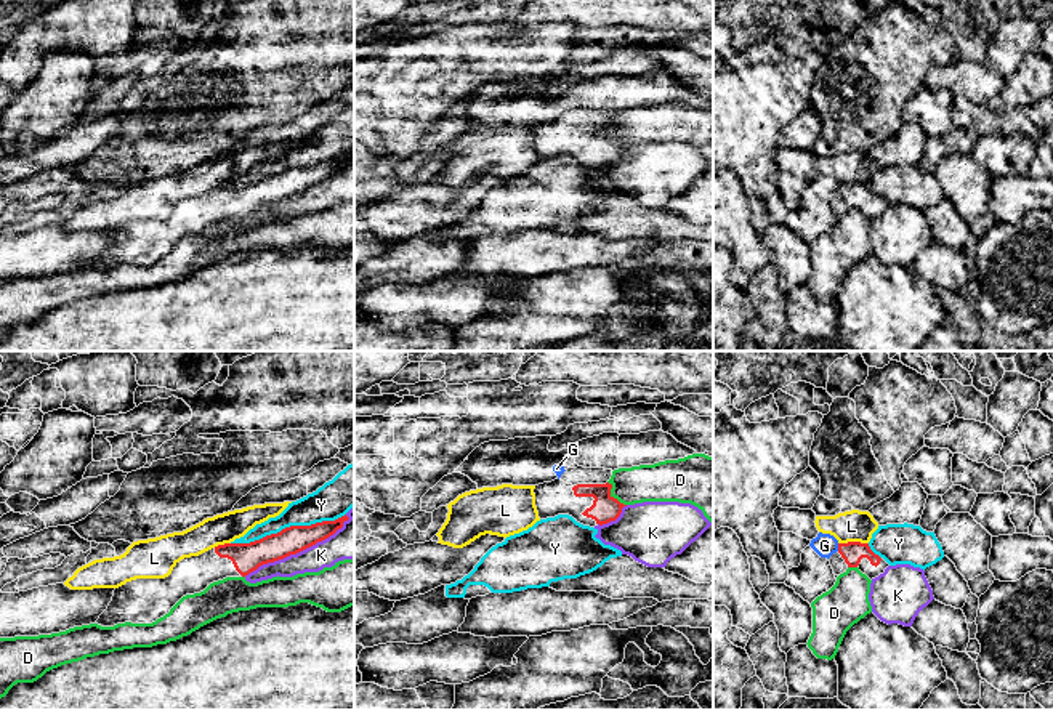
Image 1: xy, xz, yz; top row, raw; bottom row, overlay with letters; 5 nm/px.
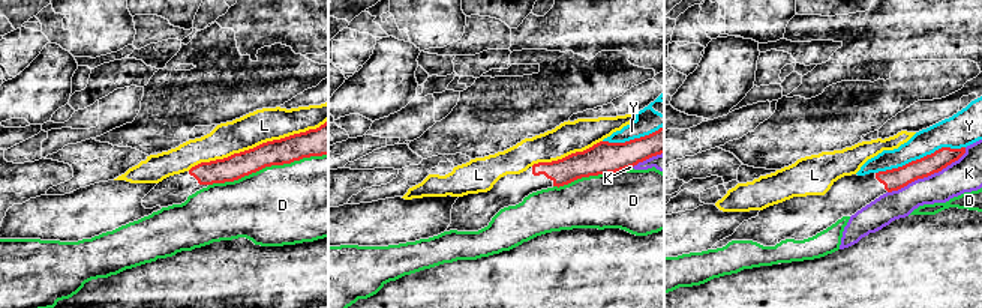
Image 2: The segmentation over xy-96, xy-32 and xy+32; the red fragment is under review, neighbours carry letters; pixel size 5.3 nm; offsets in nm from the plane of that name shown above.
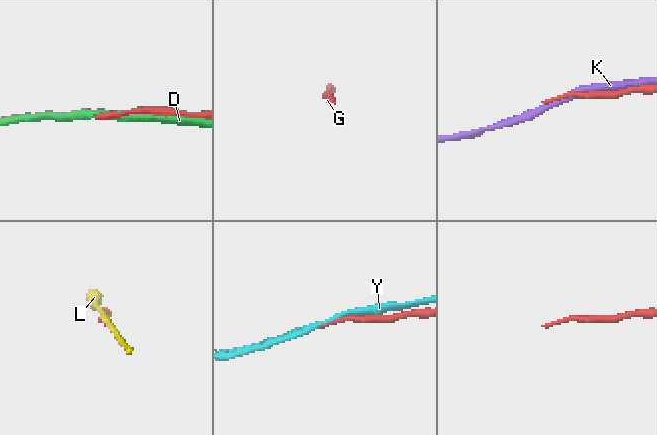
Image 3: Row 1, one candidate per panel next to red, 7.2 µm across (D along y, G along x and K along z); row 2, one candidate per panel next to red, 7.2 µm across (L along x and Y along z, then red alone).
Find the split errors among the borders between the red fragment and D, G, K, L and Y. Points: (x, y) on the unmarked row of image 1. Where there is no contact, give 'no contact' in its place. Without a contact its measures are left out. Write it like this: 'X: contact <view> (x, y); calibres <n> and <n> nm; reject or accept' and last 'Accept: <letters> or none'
D: contact xz (613, 138); calibres 140 and 190 nm; reject
G: contact yz (839, 188); calibres 110 and 110 nm; reject
K: contact xy (297, 193); calibres 140 and 160 nm; reject
L: contact yz (853, 183); calibres 110 and 160 nm; reject
Y: contact xy (287, 169); calibres 140 and 180 nm; reject
Accept: none

